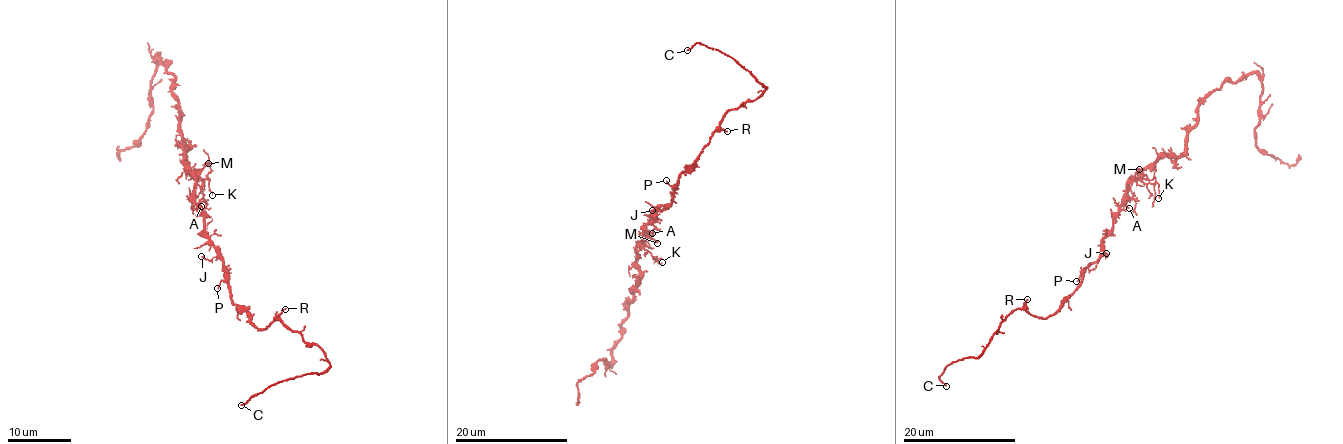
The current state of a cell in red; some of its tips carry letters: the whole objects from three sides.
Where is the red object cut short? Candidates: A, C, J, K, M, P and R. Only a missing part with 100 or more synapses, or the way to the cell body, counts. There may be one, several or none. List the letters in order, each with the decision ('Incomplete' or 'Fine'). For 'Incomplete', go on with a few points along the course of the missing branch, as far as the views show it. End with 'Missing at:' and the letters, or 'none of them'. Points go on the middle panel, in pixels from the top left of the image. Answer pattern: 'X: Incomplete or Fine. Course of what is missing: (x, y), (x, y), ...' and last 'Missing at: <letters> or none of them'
A: Fine
C: Incomplete. Course of what is missing: (687, 50), (672, 55), (656, 53), (650, 59), (646, 56)
J: Fine
K: Fine
M: Fine
P: Fine
R: Fine
Missing at: C

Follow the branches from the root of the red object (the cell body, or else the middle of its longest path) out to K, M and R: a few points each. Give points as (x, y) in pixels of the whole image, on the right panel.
K: (1119, 210), (1126, 186), (1137, 179), (1144, 184), (1156, 182), (1158, 198)
M: (1119, 210), (1126, 185), (1139, 169)
R: (1119, 210), (1113, 229), (1103, 239), (1102, 254), (1055, 312), (1045, 318), (1033, 316), (1025, 309), (1027, 299)

